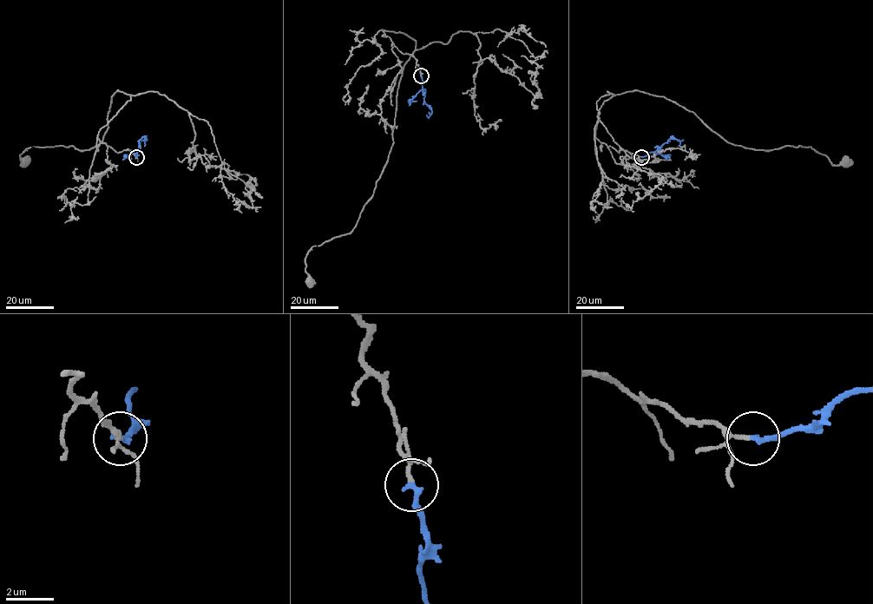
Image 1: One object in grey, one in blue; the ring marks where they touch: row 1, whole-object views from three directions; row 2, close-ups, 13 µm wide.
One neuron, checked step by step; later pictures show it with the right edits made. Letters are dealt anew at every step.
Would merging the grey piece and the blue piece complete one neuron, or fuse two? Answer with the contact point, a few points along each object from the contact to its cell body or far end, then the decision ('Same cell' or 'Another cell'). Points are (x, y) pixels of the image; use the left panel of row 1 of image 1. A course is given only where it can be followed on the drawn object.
Place: (136, 157). Course of grey: (135, 156), (98, 136), (130, 100), (117, 91), (98, 145), (29, 147), (24, 162). Course of blue: (135, 156), (139, 141), (144, 137), (147, 139), (141, 141). Same cell

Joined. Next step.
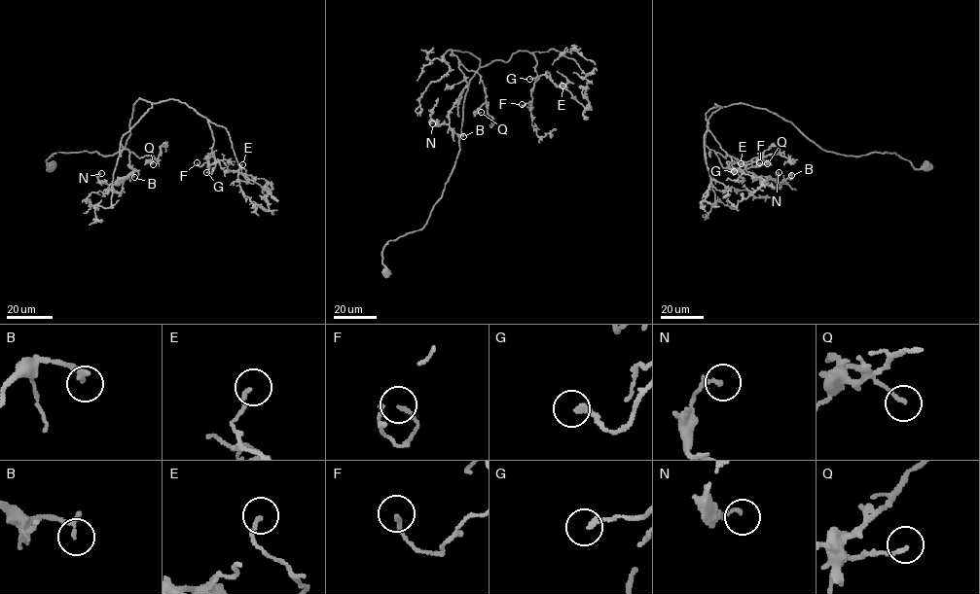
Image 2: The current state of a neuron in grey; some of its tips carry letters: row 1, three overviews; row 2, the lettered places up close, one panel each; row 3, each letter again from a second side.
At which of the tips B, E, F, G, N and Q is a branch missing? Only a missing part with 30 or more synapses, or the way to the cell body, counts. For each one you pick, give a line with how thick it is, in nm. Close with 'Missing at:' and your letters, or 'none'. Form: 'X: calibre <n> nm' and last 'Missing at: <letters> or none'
G: calibre 180 nm
Missing at: G

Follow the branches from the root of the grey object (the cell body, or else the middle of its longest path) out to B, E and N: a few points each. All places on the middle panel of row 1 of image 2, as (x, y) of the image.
B: (385, 271), (384, 245), (423, 227), (459, 150), (480, 59), (451, 50), (467, 85), (449, 125), (463, 136)
E: (385, 271), (384, 245), (420, 229), (442, 195), (475, 72), (527, 51), (538, 76), (562, 86)
N: (385, 271), (384, 245), (423, 227), (454, 164), (469, 52), (451, 50), (467, 85), (449, 123), (432, 123)

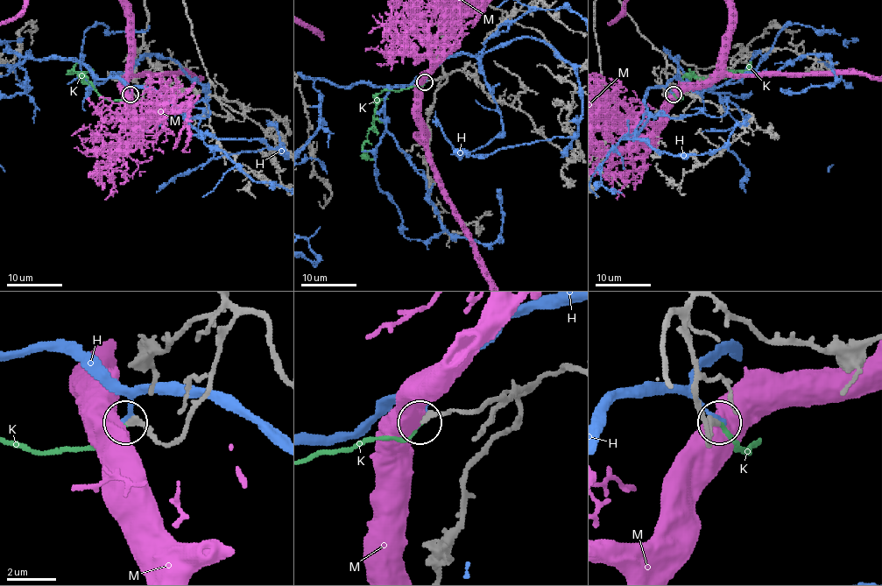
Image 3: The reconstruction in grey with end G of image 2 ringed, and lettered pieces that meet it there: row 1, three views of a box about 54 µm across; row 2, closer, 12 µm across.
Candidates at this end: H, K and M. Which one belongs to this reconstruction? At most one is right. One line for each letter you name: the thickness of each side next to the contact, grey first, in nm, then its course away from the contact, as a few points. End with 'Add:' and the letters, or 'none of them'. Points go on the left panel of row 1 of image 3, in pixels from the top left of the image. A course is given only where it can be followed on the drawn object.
K: 190 nm thick on the grey side, 160 nm on the other
Add: K

